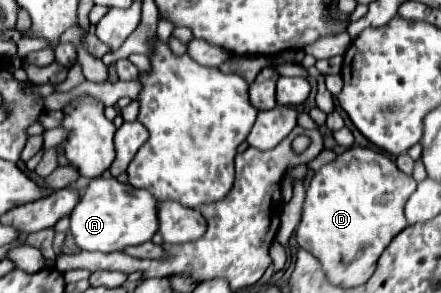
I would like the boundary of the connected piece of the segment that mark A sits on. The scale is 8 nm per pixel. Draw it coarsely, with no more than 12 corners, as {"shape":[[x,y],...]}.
{"shape":[[94,178],[70,216],[80,250],[116,252],[158,232],[156,198]]}

